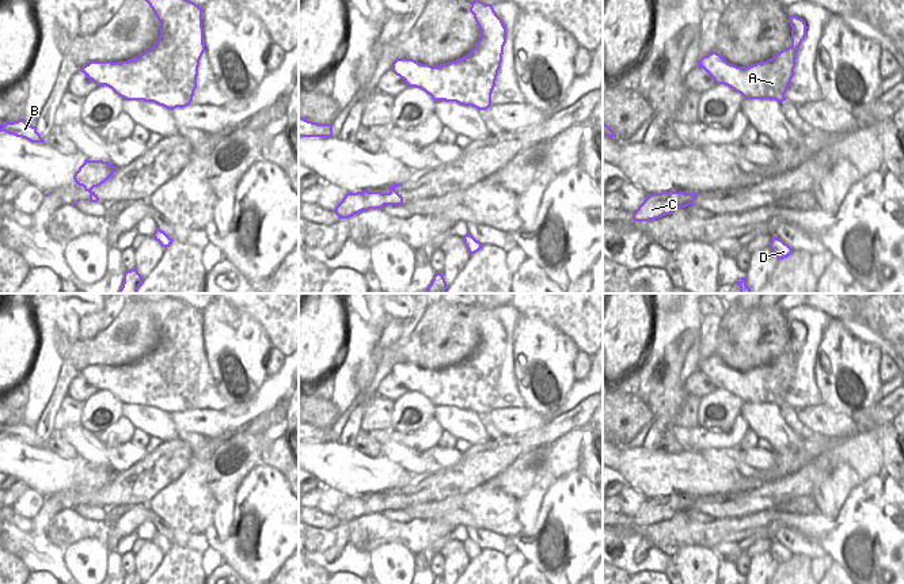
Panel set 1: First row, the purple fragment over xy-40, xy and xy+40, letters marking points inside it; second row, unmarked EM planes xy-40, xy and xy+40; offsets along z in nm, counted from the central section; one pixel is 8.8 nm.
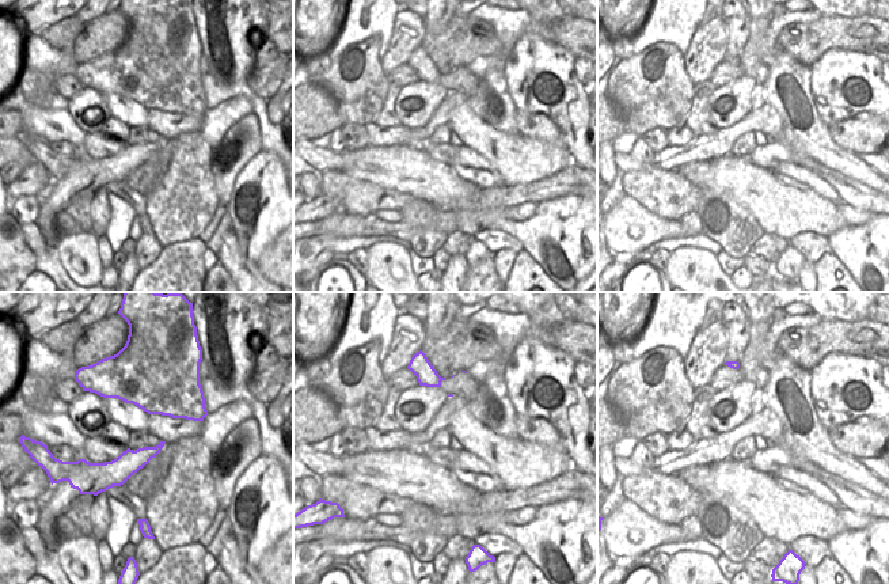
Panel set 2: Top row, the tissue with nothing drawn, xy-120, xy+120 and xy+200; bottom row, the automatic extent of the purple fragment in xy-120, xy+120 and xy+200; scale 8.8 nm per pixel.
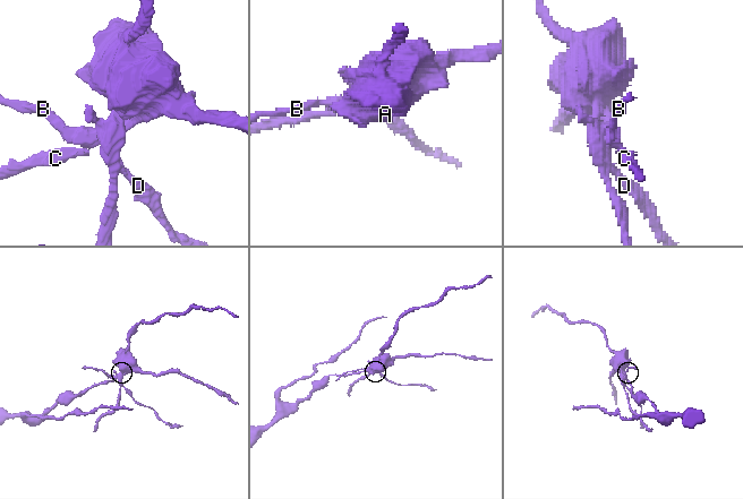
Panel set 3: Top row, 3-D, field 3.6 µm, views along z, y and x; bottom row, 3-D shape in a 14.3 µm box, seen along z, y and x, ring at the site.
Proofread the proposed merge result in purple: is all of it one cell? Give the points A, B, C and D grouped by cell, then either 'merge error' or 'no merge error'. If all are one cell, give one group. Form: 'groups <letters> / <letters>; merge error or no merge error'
groups A B D / C; merge error

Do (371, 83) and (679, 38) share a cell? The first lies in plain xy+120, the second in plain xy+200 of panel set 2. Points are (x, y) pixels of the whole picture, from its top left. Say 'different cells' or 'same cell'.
different cells

